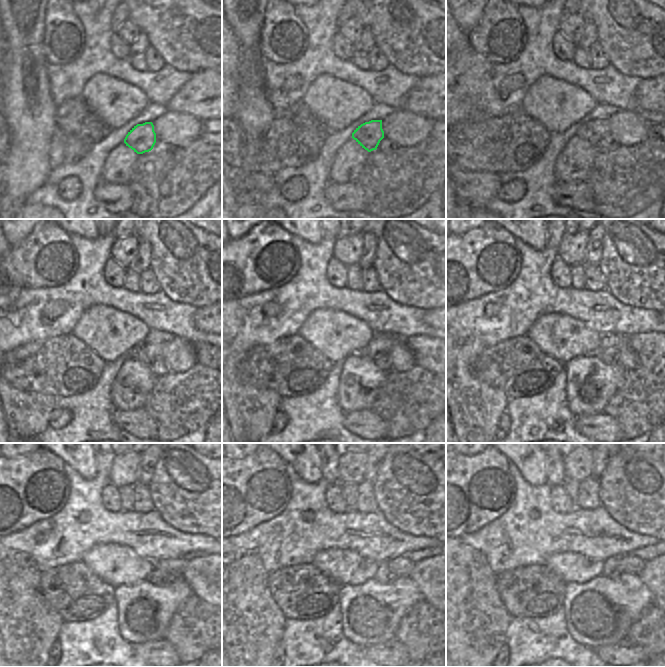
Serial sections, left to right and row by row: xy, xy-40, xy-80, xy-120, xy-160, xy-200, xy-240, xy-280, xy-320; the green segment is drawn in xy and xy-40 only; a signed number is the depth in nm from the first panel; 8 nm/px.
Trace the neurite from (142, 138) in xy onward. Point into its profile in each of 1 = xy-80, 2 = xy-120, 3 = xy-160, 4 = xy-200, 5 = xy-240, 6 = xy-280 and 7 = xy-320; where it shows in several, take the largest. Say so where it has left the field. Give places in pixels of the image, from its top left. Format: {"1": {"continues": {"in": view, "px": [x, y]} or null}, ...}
{"1": {"continues": {"in": "xy-80", "px": [593, 130]}}, "2": {"continues": {"in": "xy-120", "px": [146, 353]}}, "3": {"continues": {"in": "xy-160", "px": [379, 344]}}, "4": {"continues": {"in": "xy-200", "px": [608, 340]}}, "5": {"continues": {"in": "xy-240", "px": [172, 565]}}, "6": {"continues": {"in": "xy-280", "px": [402, 566]}}, "7": {"continues": {"in": "xy-320", "px": [628, 564]}}}

